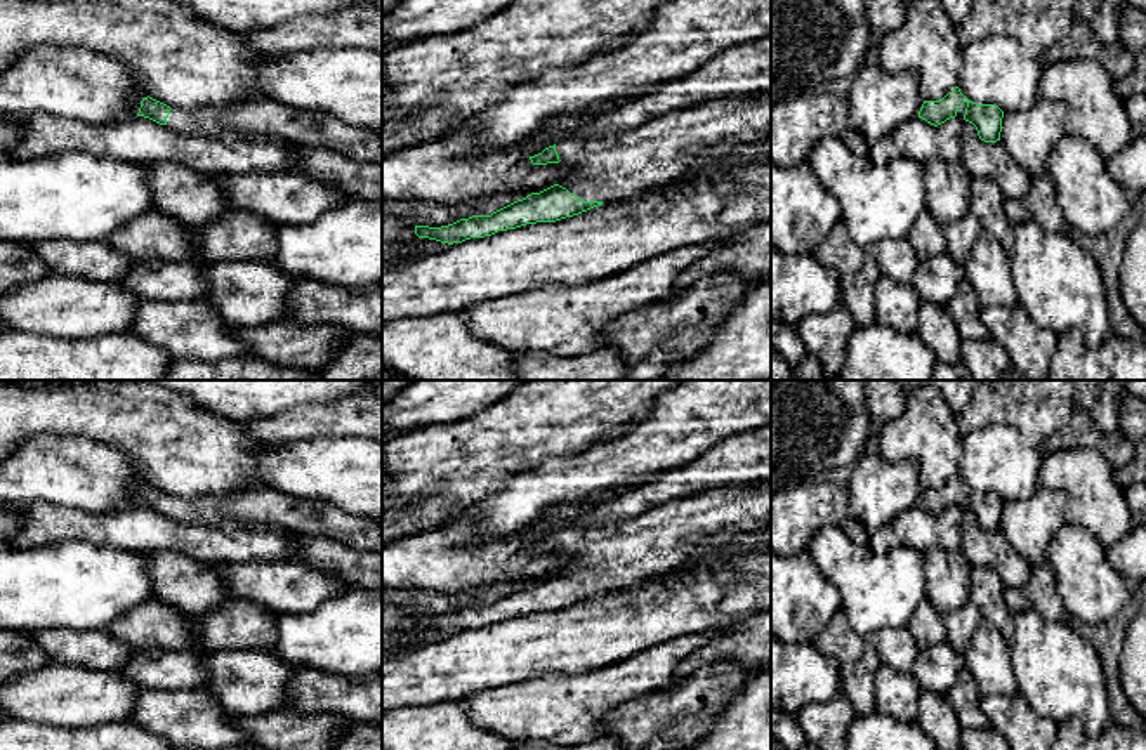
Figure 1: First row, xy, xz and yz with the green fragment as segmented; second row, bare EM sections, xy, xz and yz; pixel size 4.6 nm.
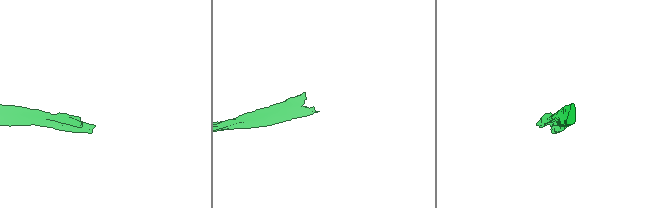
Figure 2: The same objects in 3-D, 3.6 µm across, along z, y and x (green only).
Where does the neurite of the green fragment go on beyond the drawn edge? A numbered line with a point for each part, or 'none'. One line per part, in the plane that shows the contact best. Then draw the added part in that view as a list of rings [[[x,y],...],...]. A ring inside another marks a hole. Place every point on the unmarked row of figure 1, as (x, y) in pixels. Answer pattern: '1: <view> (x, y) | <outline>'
1: xz (603, 558) | [[[771,483],[710,490],[622,524],[556,531],[568,561],[554,573],[583,590],[634,587],[769,523]]]

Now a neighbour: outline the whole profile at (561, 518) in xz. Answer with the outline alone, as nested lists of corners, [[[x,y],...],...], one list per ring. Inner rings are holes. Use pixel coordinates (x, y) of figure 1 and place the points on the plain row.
[[[634,481],[594,500],[552,509],[542,521],[514,535],[484,540],[471,521],[401,536],[382,545],[382,590],[467,592],[516,578],[540,578],[568,557],[559,552],[533,554],[531,545],[615,500],[646,481]]]

